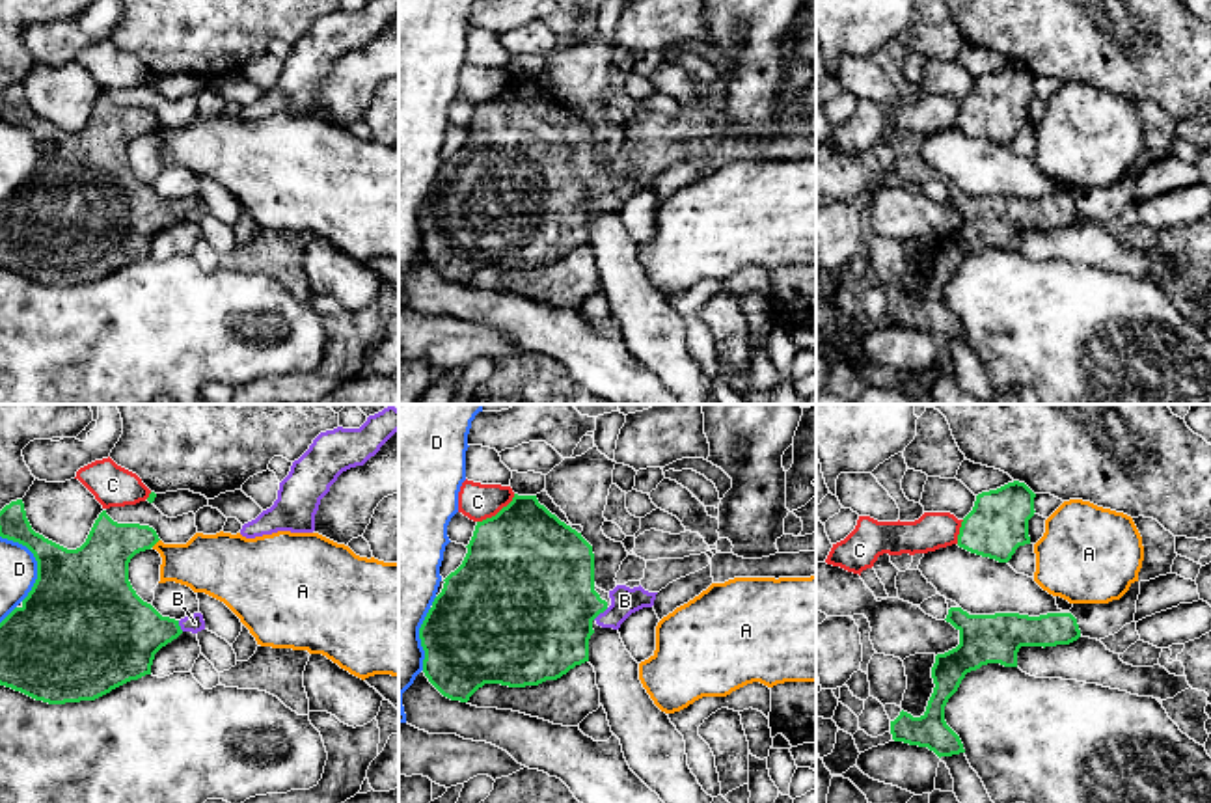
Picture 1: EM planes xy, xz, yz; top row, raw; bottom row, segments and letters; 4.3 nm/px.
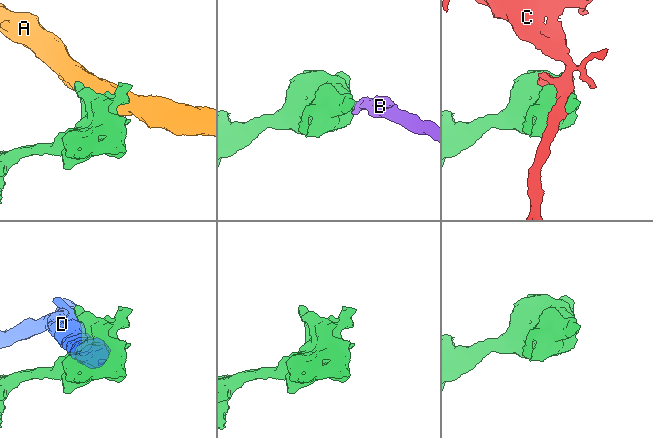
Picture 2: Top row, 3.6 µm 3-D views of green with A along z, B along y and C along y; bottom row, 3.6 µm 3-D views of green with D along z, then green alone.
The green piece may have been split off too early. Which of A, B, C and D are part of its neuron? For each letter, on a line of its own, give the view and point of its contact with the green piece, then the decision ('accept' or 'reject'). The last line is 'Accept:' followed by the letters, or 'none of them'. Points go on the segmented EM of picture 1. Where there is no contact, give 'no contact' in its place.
A: contact xy (155, 543); reject
B: contact xz (600, 612); accept
C: contact xz (498, 513); reject
D: contact xy (36, 559); reject
Accept: B

